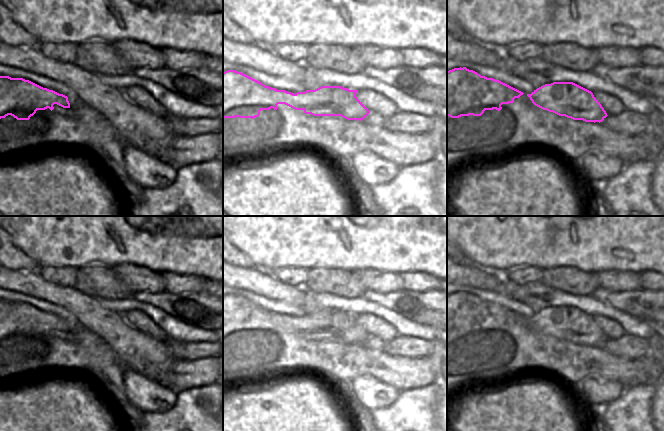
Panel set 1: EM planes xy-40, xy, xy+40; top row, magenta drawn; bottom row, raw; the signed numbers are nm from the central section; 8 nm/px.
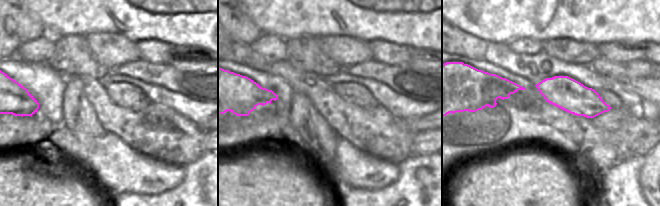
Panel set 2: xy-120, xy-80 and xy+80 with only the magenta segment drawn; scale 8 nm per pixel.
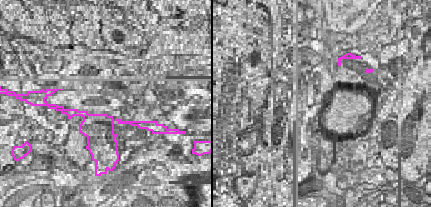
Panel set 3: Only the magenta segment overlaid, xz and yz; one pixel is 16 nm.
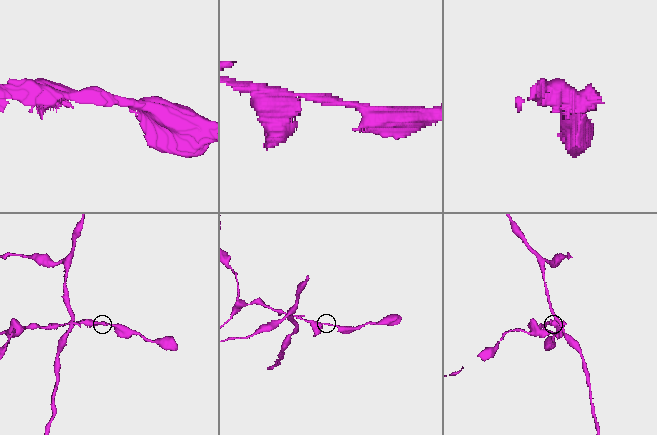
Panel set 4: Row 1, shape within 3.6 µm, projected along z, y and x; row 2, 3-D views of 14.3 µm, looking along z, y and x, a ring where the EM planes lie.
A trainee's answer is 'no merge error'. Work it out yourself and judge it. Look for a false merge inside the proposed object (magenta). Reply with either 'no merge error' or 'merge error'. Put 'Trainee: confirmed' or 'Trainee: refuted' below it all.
no merge error
Trainee: confirmed

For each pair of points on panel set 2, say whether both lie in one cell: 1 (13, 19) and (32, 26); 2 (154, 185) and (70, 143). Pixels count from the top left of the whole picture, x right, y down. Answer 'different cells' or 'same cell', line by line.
1: same cell
2: same cell

